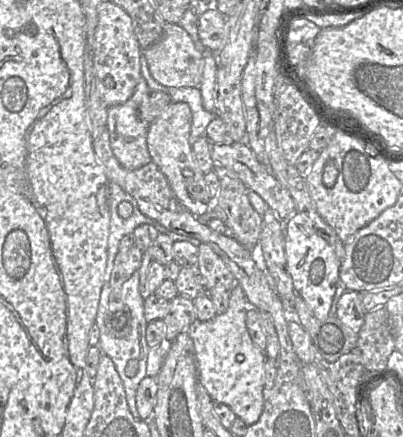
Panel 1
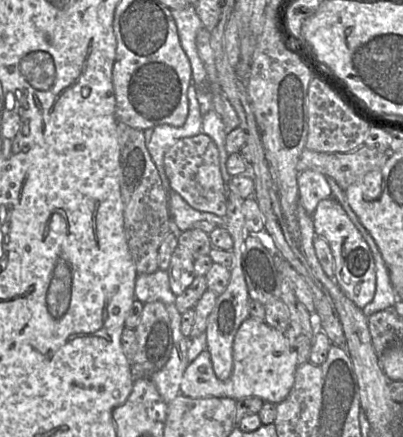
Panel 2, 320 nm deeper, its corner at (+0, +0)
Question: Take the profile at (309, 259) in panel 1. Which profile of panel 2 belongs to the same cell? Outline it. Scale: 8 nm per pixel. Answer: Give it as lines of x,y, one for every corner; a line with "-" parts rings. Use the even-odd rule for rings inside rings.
333,197
321,200
310,216
315,233
327,241
334,258
333,280
357,307
364,308
370,303
376,290
376,267
368,243
351,221
342,205

